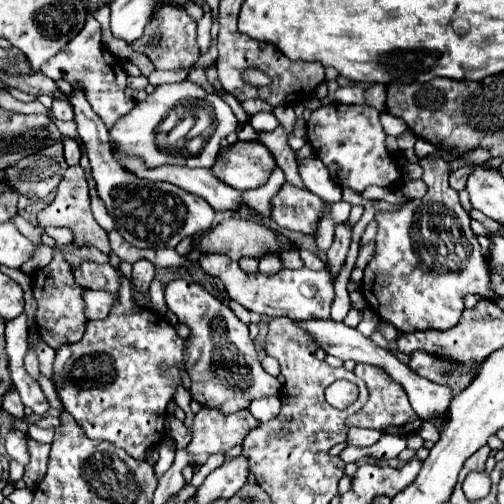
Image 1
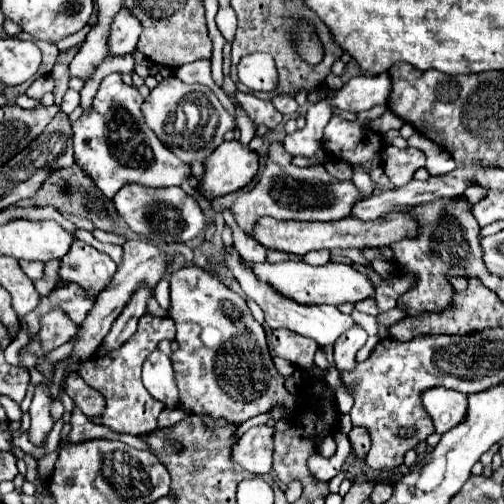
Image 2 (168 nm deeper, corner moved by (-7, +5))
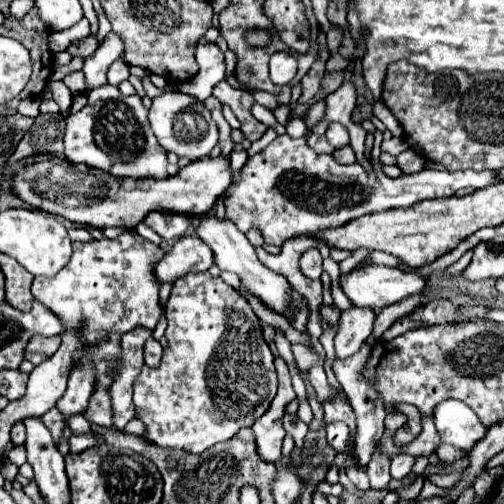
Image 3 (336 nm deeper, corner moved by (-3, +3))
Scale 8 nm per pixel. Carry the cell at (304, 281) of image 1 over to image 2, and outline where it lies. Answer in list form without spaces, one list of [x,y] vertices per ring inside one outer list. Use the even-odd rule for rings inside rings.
[[[283,261],[283,263],[255,263],[249,267],[253,267],[255,275],[259,275],[259,279],[271,283],[281,295],[287,295],[299,303],[327,303],[327,305],[341,305],[341,303],[357,303],[357,301],[363,301],[363,299],[373,299],[375,297],[375,285],[371,283],[371,279],[363,273],[359,273],[357,269],[349,267],[349,265],[341,265],[341,263],[327,263],[327,265],[321,265],[321,267],[313,267],[313,265],[307,265],[305,261]]]

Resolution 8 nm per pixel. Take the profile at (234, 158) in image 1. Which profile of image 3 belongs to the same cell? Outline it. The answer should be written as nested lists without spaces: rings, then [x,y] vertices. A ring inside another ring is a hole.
[[[201,157],[179,169],[167,179],[113,179],[109,173],[89,169],[85,165],[71,165],[69,161],[41,161],[21,171],[15,181],[15,193],[31,207],[61,215],[69,221],[89,227],[123,227],[135,229],[149,211],[175,211],[185,215],[201,215],[211,211],[217,197],[233,183],[229,157]]]

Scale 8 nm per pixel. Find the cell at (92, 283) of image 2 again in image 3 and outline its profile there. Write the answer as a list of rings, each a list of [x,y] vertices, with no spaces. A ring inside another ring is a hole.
[[[125,231],[117,239],[101,239],[91,243],[75,241],[71,261],[57,275],[33,279],[33,297],[61,317],[65,329],[83,329],[87,333],[87,347],[95,345],[103,337],[109,339],[95,349],[97,387],[85,413],[87,421],[91,423],[105,427],[113,425],[107,387],[111,385],[109,369],[119,353],[121,335],[137,325],[155,329],[163,317],[163,307],[159,305],[159,281],[153,275],[153,263],[163,257],[163,253],[163,247],[153,245],[135,231]]]

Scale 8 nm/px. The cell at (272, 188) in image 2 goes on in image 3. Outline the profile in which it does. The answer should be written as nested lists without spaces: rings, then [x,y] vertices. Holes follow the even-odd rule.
[[[287,133],[279,135],[275,141],[271,141],[261,153],[249,157],[249,161],[243,165],[239,183],[235,183],[225,199],[225,211],[227,219],[237,225],[239,231],[247,233],[249,229],[259,229],[265,243],[269,245],[283,245],[289,237],[297,235],[311,235],[319,229],[327,227],[339,227],[355,217],[385,211],[391,207],[407,207],[415,201],[423,199],[435,199],[435,197],[451,197],[459,189],[473,187],[473,189],[485,189],[487,185],[495,185],[499,181],[497,171],[485,169],[485,171],[443,171],[443,169],[423,169],[413,175],[401,175],[399,179],[389,179],[383,171],[373,171],[367,175],[359,163],[355,165],[339,165],[329,155],[317,155],[305,141],[291,139]]]

